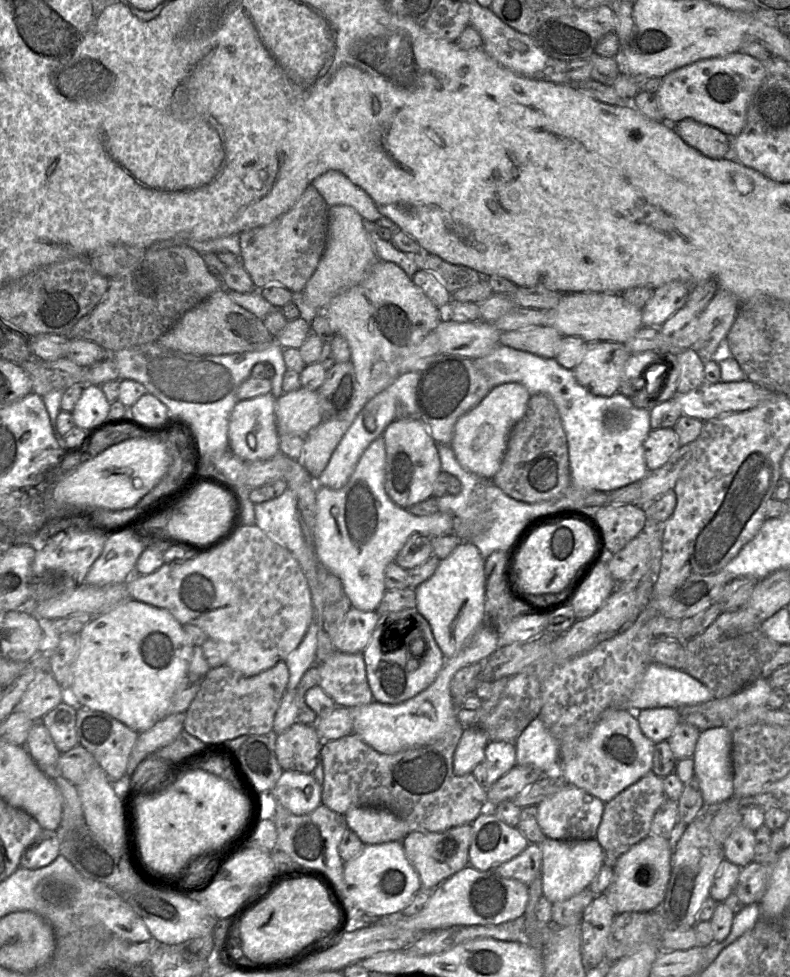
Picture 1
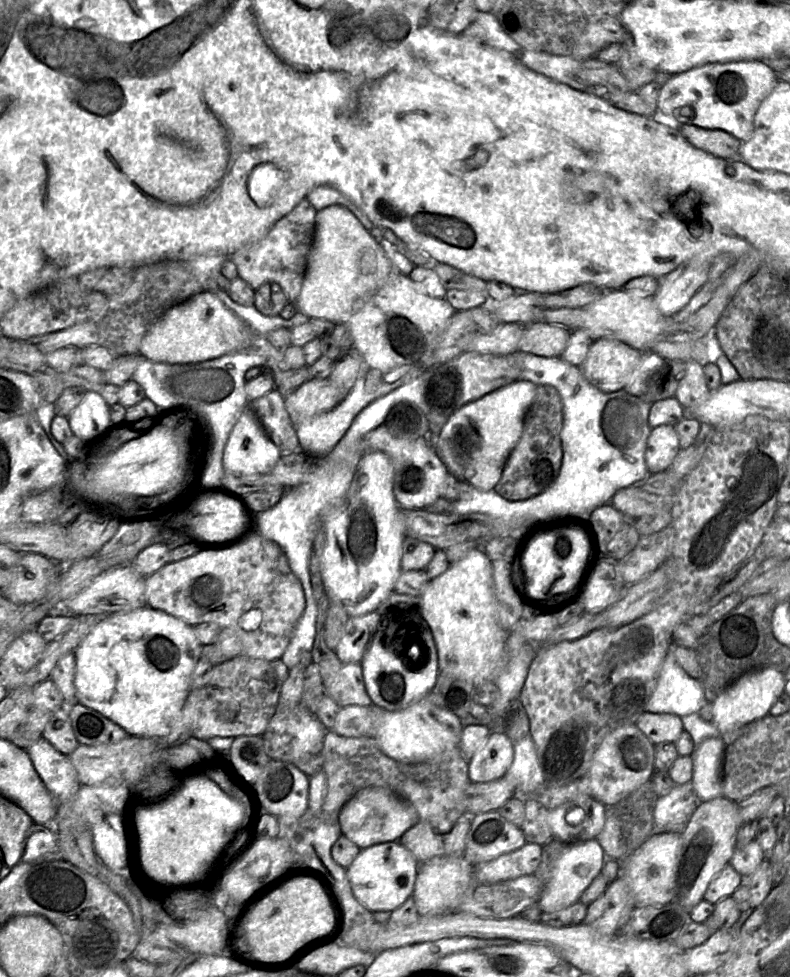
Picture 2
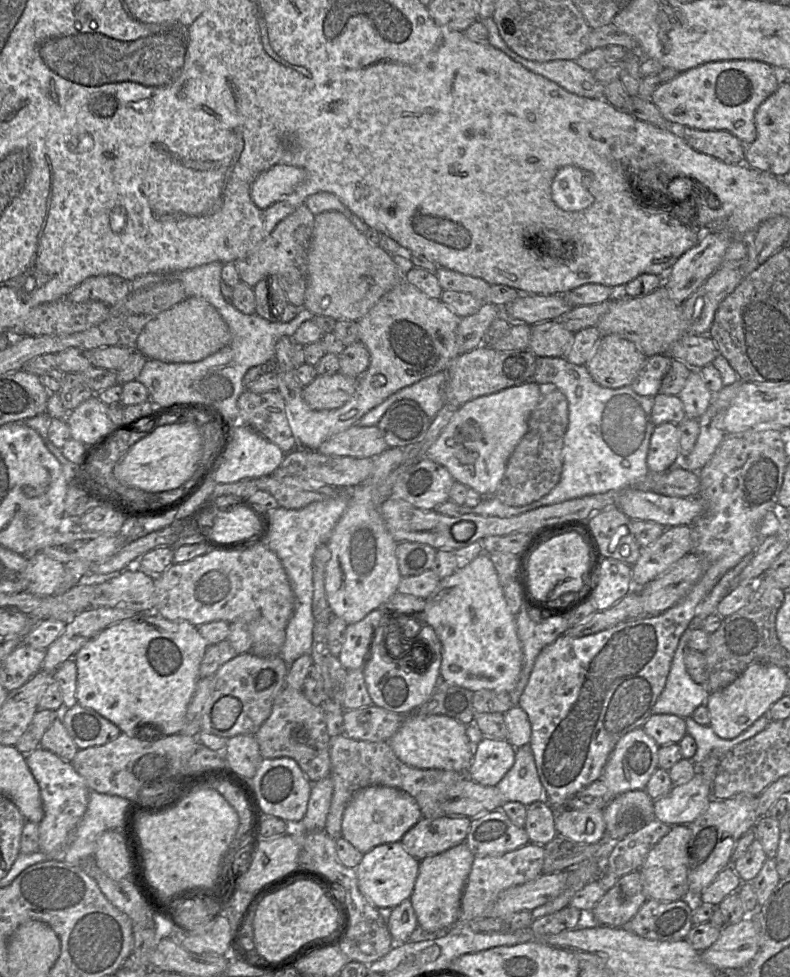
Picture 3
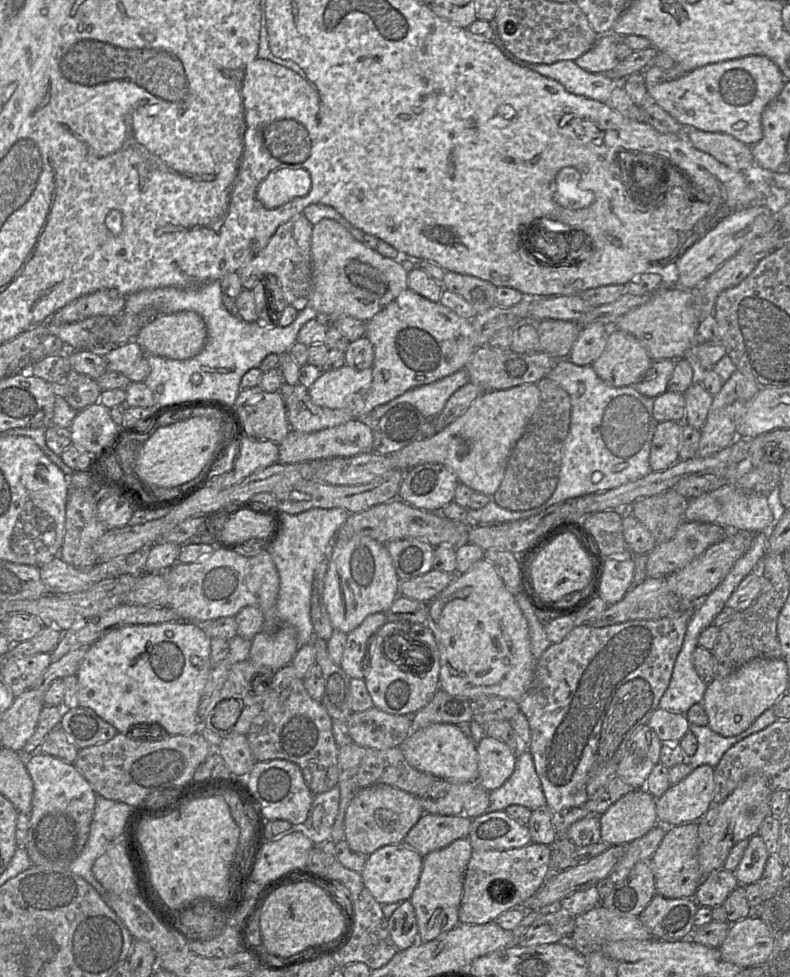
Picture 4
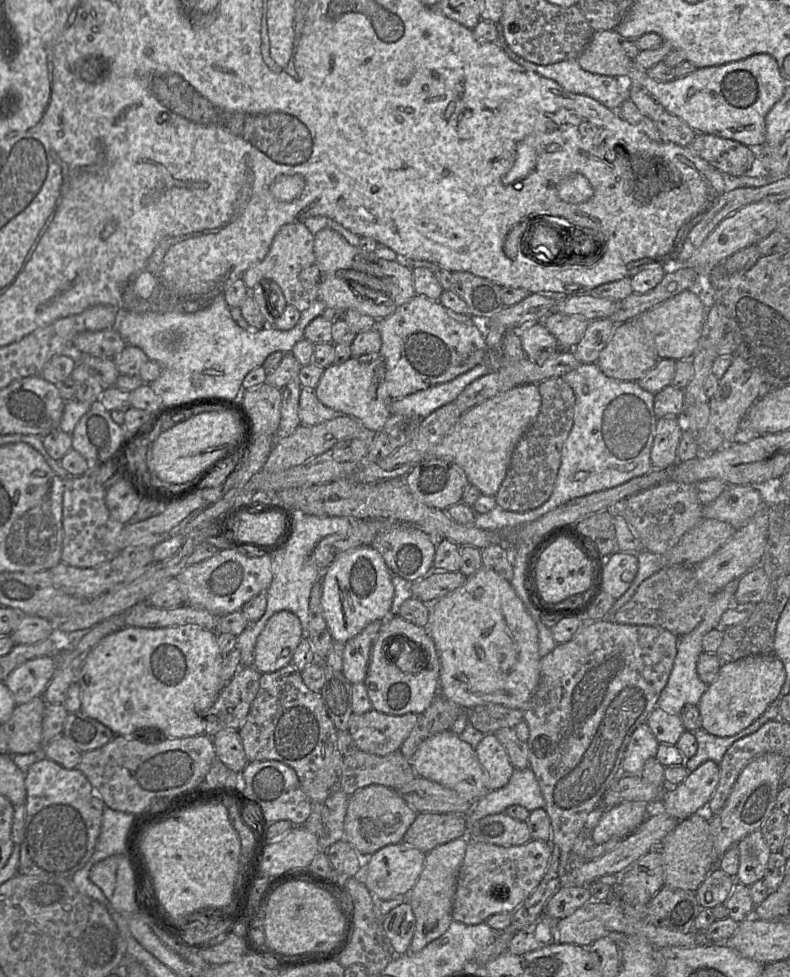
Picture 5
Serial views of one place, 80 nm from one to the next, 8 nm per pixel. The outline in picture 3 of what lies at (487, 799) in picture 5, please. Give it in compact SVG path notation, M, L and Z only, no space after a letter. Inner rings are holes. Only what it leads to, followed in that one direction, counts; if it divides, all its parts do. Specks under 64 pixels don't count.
M529 744L516 748L513 766L496 787L503 796L503 802L515 801L528 806L543 799L544 788Z

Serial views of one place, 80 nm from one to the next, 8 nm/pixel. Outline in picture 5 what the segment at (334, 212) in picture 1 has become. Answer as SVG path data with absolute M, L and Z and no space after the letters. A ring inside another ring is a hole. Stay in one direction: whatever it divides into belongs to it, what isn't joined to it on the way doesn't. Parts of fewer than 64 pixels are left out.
M325 228L314 235L314 253L321 273L321 283L318 299L324 302L326 308L342 310L353 309L369 315L376 320L382 320L416 295L413 286L413 272L406 259L388 261L378 258L373 252L367 252L360 247L350 245L344 237L334 230Z

